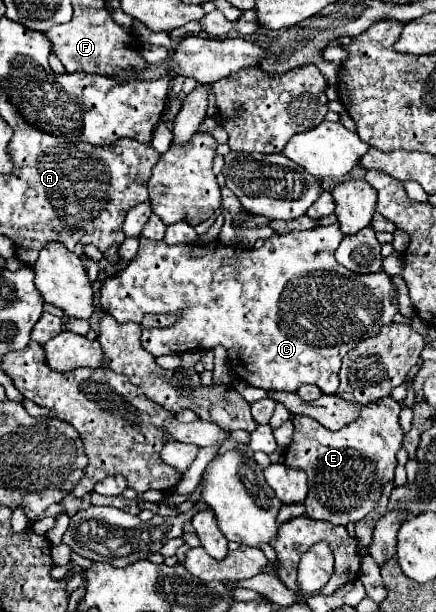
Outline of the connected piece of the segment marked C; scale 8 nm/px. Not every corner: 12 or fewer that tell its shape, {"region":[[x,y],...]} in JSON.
{"region":[[339,224],[255,250],[139,238],[101,282],[153,356],[227,348],[239,378],[339,388],[399,312]]}

